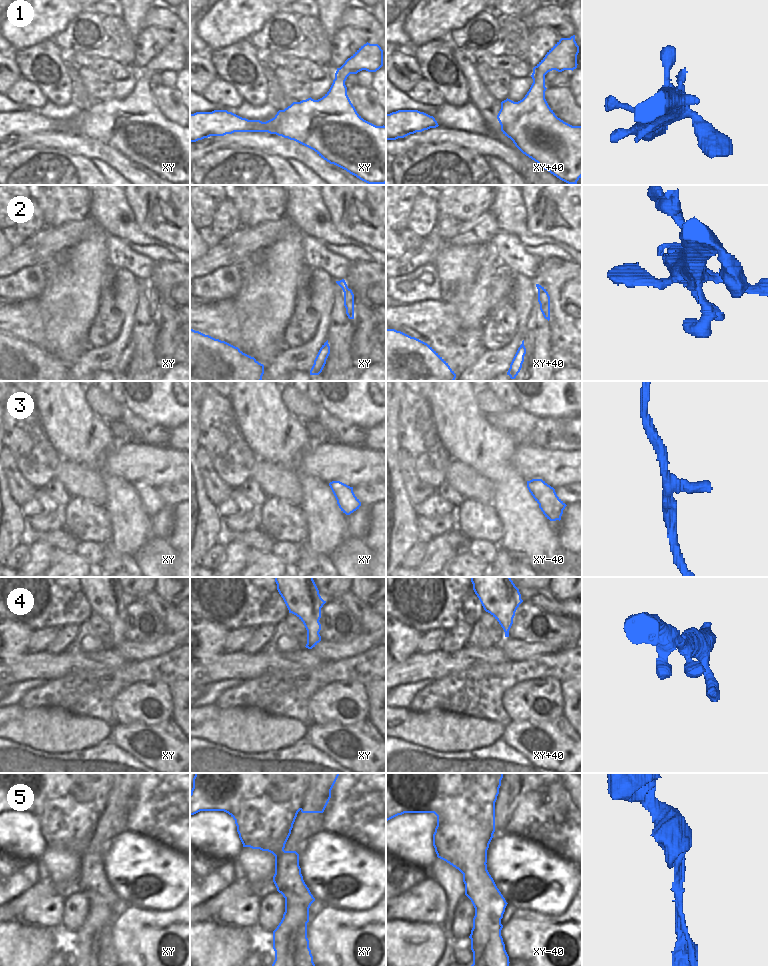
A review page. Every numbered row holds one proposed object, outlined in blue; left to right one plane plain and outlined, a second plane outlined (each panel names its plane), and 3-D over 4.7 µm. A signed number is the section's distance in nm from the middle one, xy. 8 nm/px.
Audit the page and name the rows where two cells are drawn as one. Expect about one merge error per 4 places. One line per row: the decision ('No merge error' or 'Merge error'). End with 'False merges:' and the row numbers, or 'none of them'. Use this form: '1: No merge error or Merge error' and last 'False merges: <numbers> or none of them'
1: No merge error
2: No merge error
3: No merge error
4: No merge error
5: Merge error
False merges: 5.

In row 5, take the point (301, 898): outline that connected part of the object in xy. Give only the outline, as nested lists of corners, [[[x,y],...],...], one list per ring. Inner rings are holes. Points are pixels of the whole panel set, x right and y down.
[[[299,854],[289,864],[289,874],[293,884],[284,887],[291,898],[291,906],[285,909],[283,918],[273,931],[275,960],[272,966],[295,966],[295,934],[299,926],[309,922],[309,908],[315,901],[303,880],[299,866]]]

